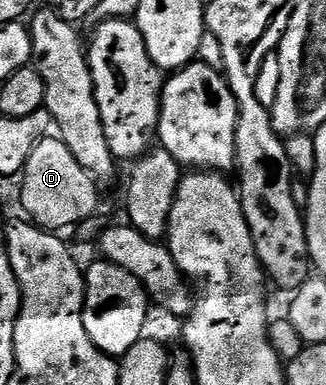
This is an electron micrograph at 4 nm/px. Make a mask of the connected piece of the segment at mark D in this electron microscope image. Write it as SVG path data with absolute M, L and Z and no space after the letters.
M48 135L33 147L29 159L21 174L23 190L19 197L23 200L23 209L34 224L48 231L63 231L66 225L78 226L90 217L96 216L99 209L99 189L94 177L77 159L73 159L73 151L65 147L58 136Z

